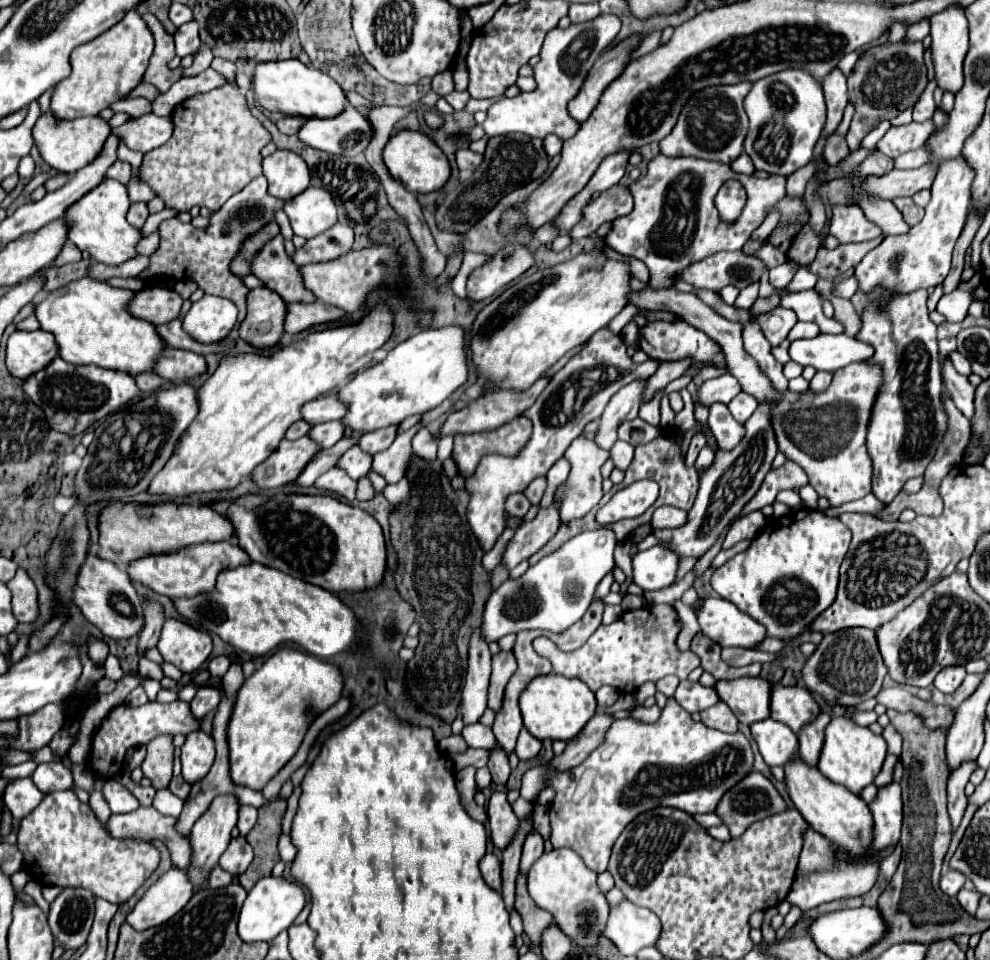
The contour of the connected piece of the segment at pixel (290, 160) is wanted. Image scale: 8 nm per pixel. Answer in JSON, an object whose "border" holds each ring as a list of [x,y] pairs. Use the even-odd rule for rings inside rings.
{"border":[[[276,150],[274,154],[266,156],[262,168],[268,180],[268,194],[280,200],[294,198],[294,194],[304,192],[310,184],[306,162],[290,150]]]}

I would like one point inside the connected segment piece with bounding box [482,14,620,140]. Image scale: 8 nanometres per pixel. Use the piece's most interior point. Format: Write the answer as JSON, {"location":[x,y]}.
{"location":[567,55]}

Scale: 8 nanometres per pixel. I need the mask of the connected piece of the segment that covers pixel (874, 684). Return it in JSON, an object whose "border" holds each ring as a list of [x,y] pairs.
{"border":[[[850,628],[824,634],[824,640],[816,646],[814,654],[802,668],[802,680],[810,692],[820,694],[824,700],[838,702],[840,706],[854,706],[880,692],[886,672],[886,664],[882,662],[882,654],[878,650],[876,630]]]}

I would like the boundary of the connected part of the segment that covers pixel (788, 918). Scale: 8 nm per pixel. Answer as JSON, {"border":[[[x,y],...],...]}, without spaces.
{"border":[[[791,906],[789,913],[785,916],[782,926],[776,931],[777,940],[781,940],[786,937],[786,933],[791,929],[797,920],[802,915],[802,911],[796,907]]]}

